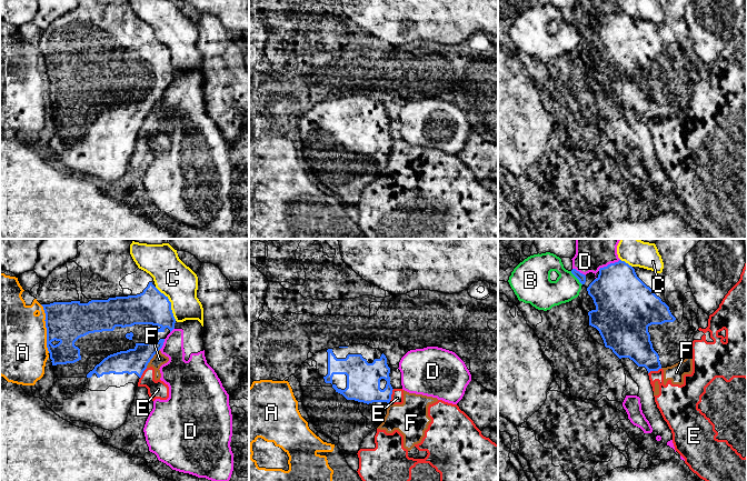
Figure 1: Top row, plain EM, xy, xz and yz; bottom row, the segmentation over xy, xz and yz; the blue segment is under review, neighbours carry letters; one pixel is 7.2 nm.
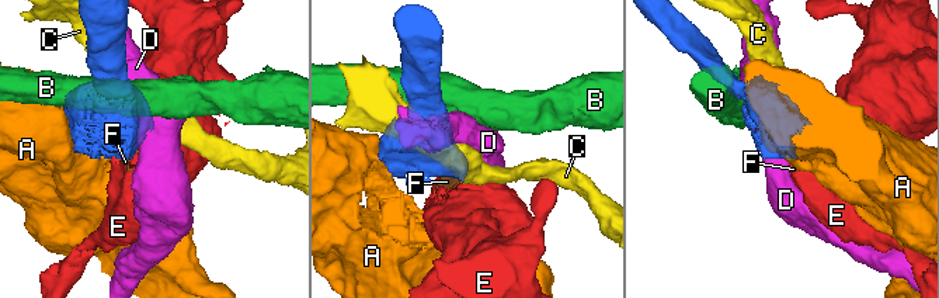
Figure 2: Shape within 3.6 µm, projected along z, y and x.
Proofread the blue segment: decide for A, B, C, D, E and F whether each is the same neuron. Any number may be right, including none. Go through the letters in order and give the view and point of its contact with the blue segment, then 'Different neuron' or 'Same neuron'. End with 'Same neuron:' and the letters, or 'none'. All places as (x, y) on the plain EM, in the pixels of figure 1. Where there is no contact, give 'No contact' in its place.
A: Touches blue at xy (47, 80). Different neuron
B: Touches blue at yz (576, 28). Different neuron
C: Touches blue at xy (170, 54). Different neuron
D: Touches blue at yz (608, 16). Different neuron
E: Touches blue at xz (390, 147). Different neuron
F: Touches blue at xy (152, 108). Different neuron
Same neuron: none

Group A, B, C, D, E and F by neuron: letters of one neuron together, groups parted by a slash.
A / B / C / D / E F

